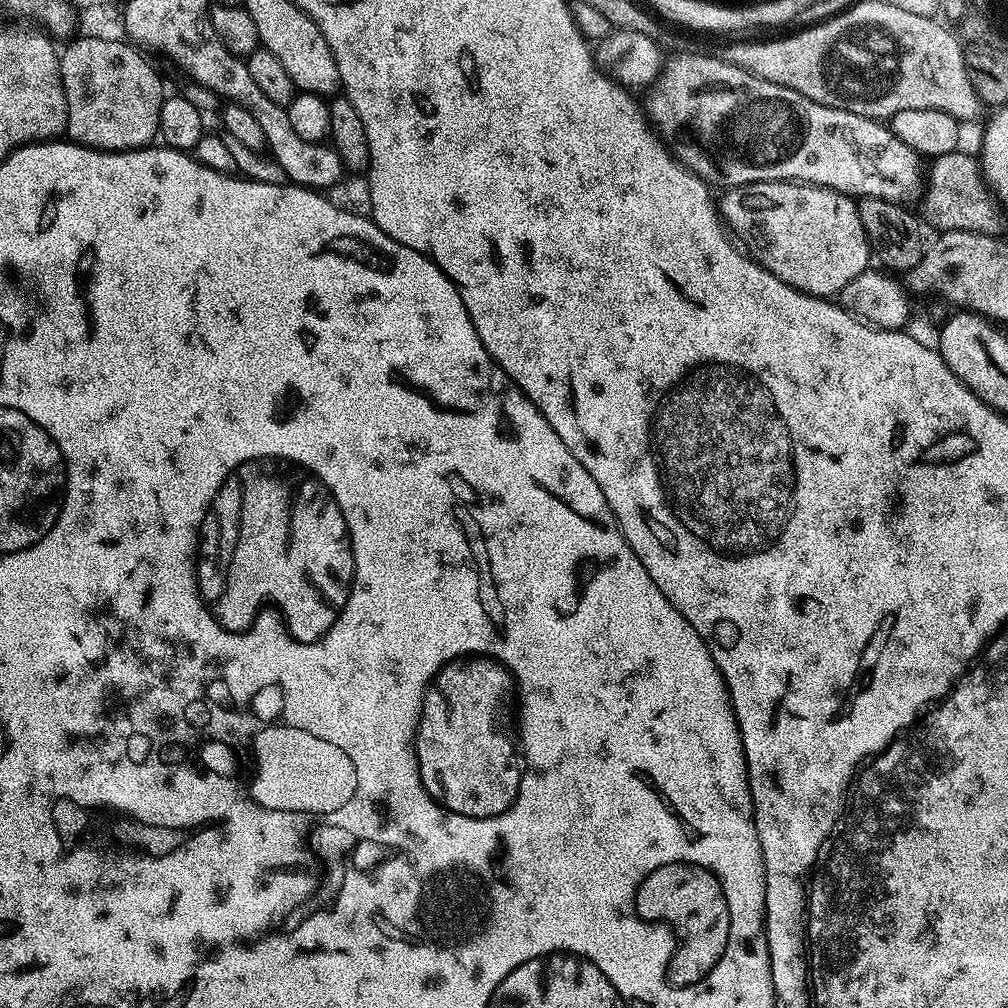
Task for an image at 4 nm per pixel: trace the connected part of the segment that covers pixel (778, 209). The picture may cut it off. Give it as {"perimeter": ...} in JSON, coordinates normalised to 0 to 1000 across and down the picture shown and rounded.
{"perimeter":[[[757,179],[735,183],[723,186],[719,190],[722,191],[715,198],[713,195],[712,210],[721,229],[737,243],[741,253],[754,265],[764,268],[764,272],[771,274],[777,282],[791,286],[802,294],[829,296],[839,280],[862,269],[863,245],[860,230],[856,227],[850,199],[846,195],[814,187],[813,183],[796,183],[784,179]]]}

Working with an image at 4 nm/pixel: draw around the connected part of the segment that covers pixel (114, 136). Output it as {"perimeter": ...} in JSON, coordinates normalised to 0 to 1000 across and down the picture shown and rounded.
{"perimeter":[[[83,36],[58,56],[67,110],[65,135],[82,147],[132,151],[134,147],[148,146],[159,129],[159,114],[165,98],[163,83],[143,52],[126,39],[118,39]]]}

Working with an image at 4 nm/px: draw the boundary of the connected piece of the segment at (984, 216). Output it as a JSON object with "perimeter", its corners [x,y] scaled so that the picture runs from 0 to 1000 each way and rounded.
{"perimeter":[[[949,149],[928,156],[924,163],[925,168],[922,171],[920,168],[919,182],[916,184],[917,199],[911,207],[916,221],[921,226],[929,226],[930,231],[973,230],[979,234],[992,234],[994,210],[980,184],[976,182],[976,172],[972,170],[969,156],[959,155],[956,149]]]}

